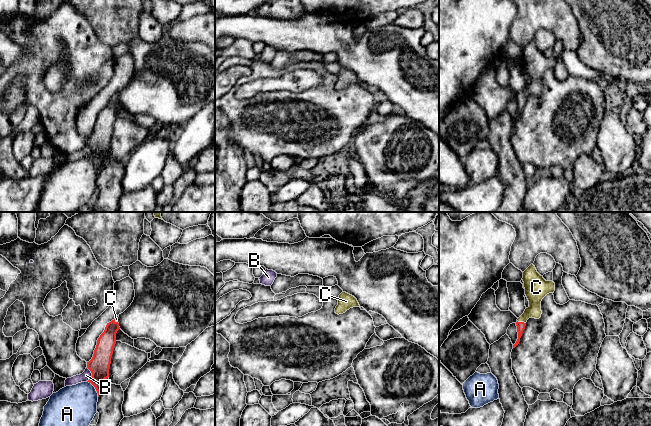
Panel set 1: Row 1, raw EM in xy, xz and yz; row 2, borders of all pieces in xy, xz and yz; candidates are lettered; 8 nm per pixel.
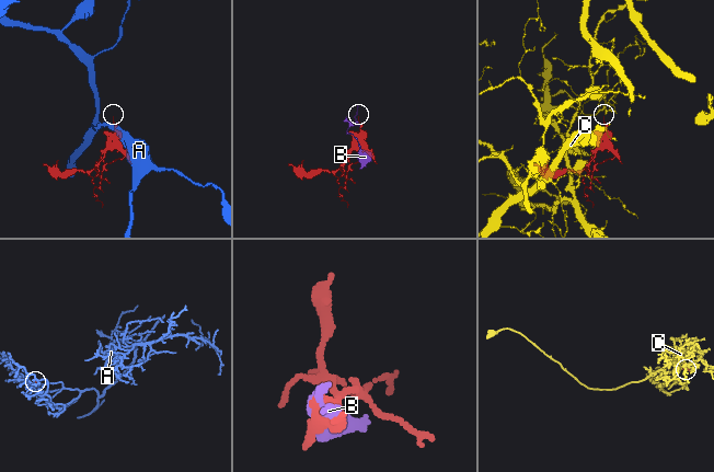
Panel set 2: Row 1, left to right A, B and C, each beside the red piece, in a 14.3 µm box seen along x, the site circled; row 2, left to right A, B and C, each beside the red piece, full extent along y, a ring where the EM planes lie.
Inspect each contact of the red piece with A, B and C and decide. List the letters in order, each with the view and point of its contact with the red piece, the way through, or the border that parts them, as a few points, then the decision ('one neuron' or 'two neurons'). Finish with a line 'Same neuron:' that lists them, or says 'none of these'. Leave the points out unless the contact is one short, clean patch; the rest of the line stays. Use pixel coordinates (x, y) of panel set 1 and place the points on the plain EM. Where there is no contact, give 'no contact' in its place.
A: meets red in xy at (95, 164); two neurons
B: meets red in xy at (92, 150); two neurons
C: meets red in yz at (521, 98); one neuron
Same neuron: C

